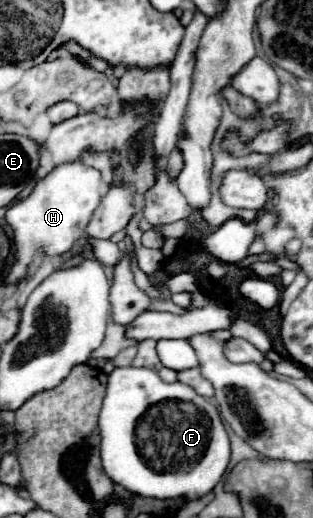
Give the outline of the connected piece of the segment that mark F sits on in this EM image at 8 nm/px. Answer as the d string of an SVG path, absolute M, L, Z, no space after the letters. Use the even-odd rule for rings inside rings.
M115 368L99 414L101 464L107 476L149 498L199 500L223 478L231 448L217 408L183 382L163 382L153 368Z

